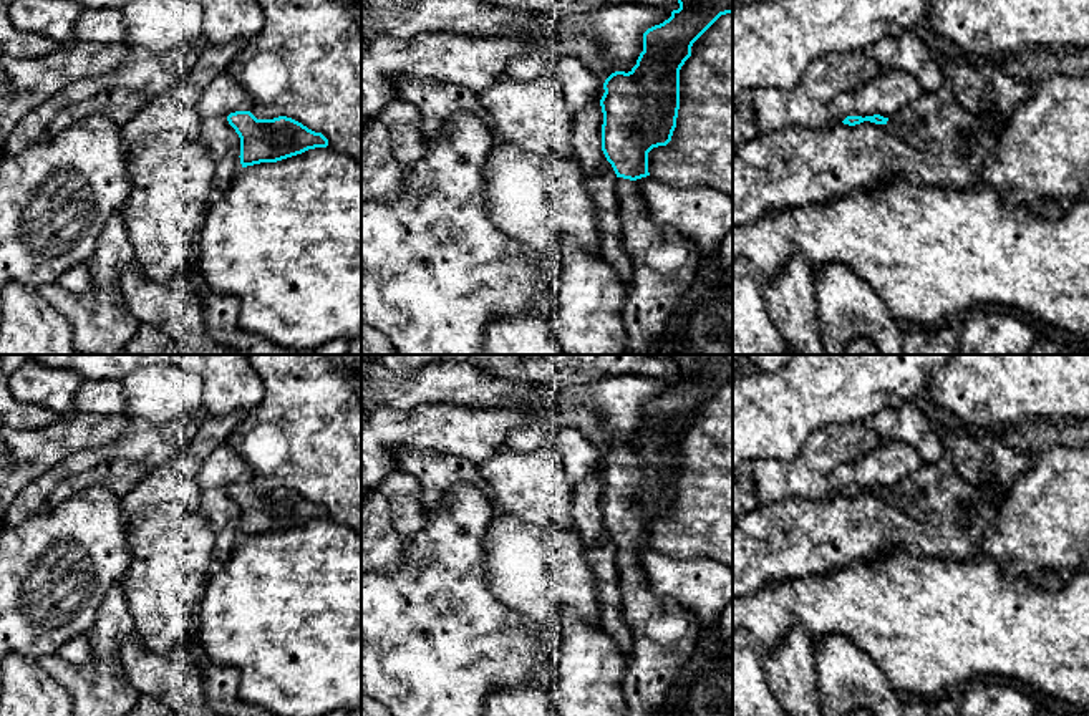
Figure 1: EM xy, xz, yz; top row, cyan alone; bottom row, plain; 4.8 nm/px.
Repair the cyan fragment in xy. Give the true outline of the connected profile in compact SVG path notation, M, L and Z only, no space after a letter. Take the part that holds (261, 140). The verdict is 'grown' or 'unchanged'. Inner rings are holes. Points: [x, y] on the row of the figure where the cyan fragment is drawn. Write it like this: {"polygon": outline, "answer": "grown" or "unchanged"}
{"polygon": "M235 111L227 116L227 121L240 138L242 167L277 162L328 146L328 139L322 133L287 116L257 119L250 111Z", "answer": "unchanged"}

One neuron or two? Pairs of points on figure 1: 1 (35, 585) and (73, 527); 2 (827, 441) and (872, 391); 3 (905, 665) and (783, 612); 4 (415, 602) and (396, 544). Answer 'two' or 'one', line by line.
1: one
2: two
3: one
4: two

